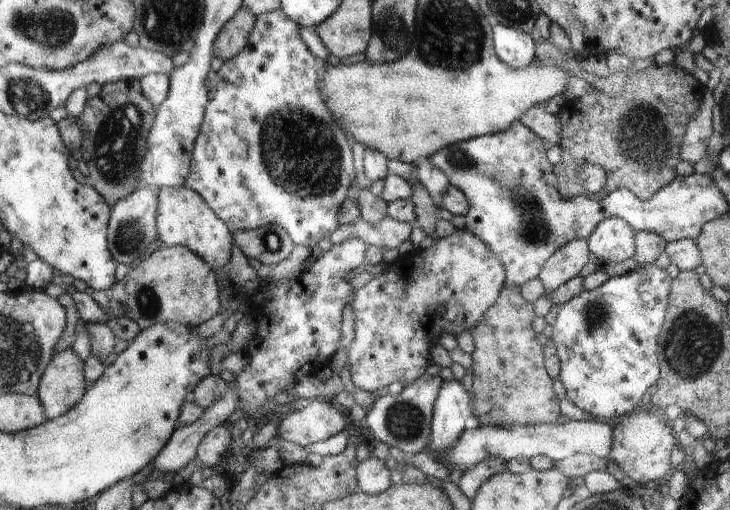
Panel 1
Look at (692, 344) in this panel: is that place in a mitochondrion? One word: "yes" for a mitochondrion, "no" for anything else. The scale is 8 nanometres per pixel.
yes

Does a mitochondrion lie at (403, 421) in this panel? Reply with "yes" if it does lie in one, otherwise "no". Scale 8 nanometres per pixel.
yes

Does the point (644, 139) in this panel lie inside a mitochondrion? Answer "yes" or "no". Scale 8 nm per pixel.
yes

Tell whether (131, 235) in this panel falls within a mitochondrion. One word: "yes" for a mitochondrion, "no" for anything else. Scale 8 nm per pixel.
yes

